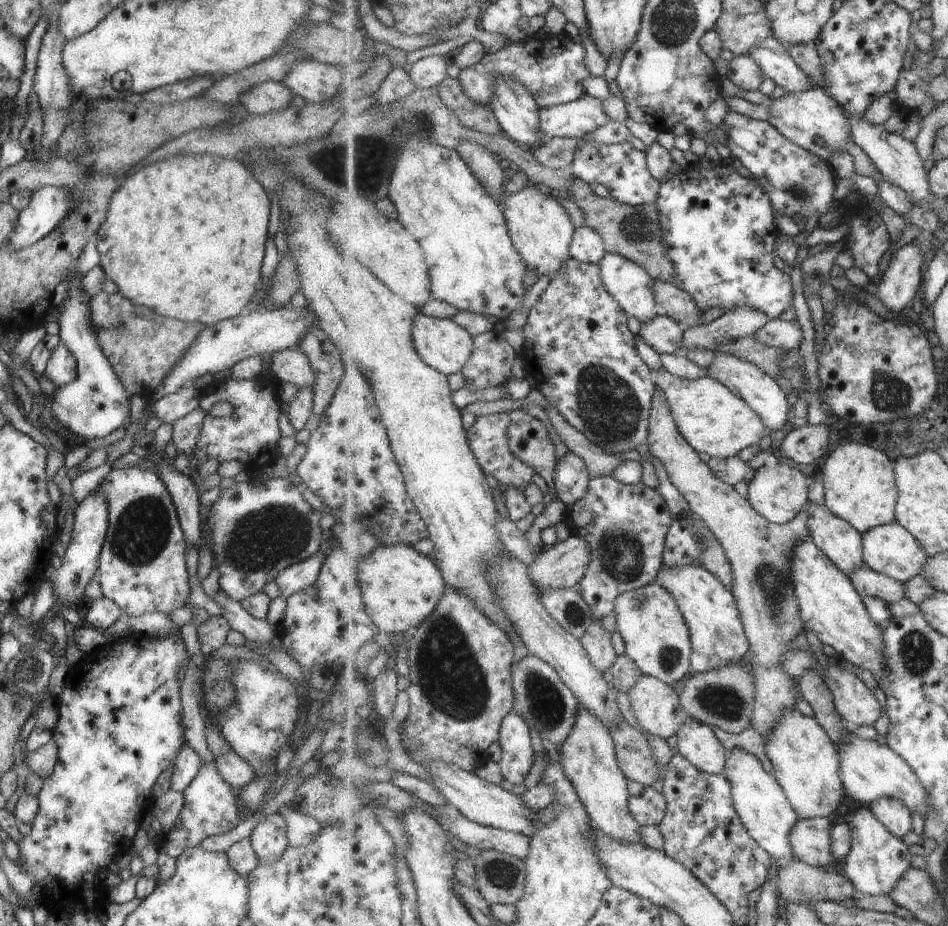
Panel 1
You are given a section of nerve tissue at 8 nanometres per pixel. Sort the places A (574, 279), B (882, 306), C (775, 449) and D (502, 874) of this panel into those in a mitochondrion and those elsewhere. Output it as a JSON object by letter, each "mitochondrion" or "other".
{"A":"other","B":"other","C":"other","D":"mitochondrion"}

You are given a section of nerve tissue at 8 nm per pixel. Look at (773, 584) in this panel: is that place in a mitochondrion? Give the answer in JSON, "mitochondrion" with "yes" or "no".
{"mitochondrion":"yes"}

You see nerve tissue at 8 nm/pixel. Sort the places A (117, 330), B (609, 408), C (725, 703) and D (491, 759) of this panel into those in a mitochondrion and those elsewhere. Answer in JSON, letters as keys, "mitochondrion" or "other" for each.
{"A":"mitochondrion","B":"mitochondrion","C":"mitochondrion","D":"other"}

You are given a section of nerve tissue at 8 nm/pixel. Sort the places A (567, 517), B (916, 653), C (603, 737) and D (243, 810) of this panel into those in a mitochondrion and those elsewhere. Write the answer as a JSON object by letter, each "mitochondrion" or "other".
{"A":"other","B":"mitochondrion","C":"other","D":"other"}

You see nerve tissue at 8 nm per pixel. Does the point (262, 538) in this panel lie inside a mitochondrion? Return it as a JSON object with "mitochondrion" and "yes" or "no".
{"mitochondrion":"yes"}

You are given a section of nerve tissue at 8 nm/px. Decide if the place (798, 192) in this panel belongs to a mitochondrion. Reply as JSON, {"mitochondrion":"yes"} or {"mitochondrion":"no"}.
{"mitochondrion":"yes"}

